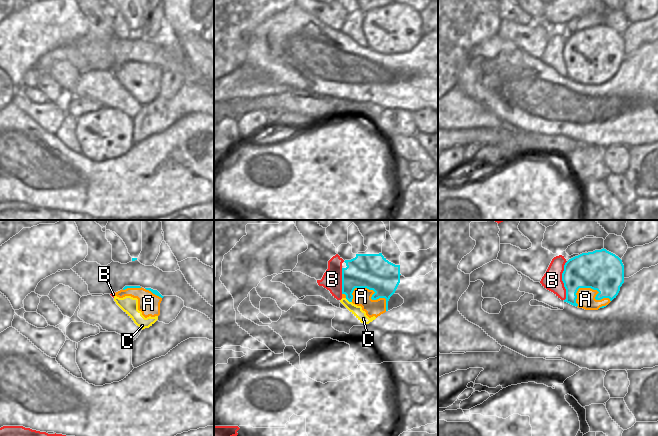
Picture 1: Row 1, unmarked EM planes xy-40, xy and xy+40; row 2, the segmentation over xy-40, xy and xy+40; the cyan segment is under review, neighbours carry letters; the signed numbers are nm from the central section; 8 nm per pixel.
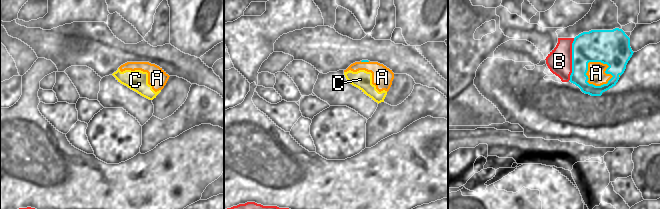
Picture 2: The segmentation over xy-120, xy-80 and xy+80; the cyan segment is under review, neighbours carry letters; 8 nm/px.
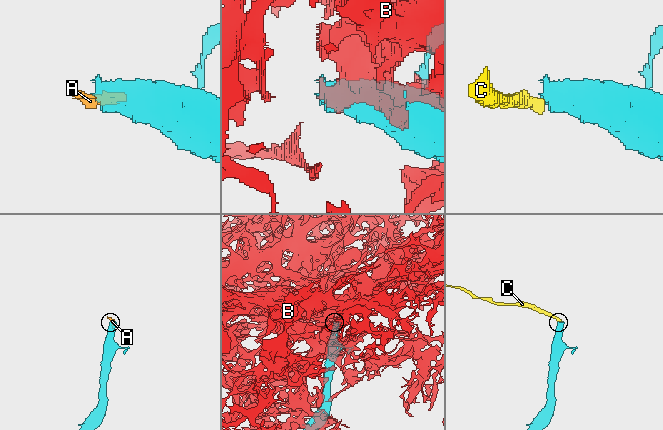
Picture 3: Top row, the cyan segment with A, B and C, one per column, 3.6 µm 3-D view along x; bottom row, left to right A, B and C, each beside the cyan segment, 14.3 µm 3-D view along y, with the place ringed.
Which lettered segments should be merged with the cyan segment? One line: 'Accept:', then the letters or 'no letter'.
Accept: no letter

